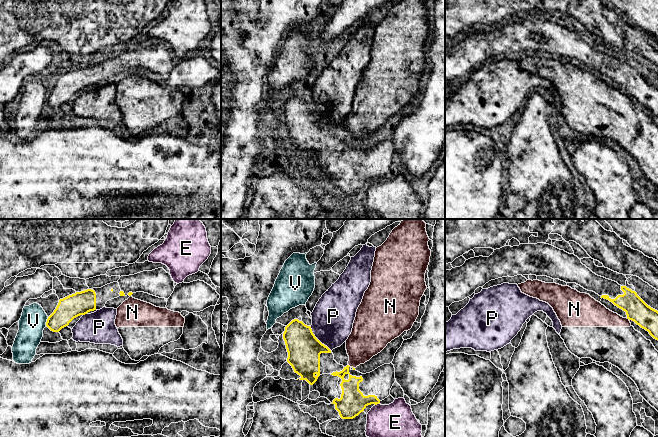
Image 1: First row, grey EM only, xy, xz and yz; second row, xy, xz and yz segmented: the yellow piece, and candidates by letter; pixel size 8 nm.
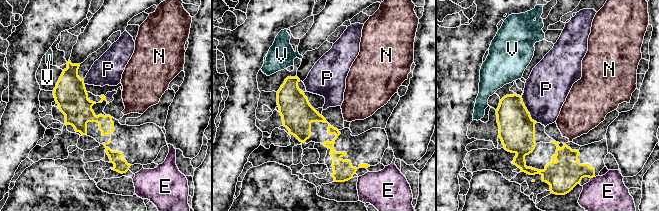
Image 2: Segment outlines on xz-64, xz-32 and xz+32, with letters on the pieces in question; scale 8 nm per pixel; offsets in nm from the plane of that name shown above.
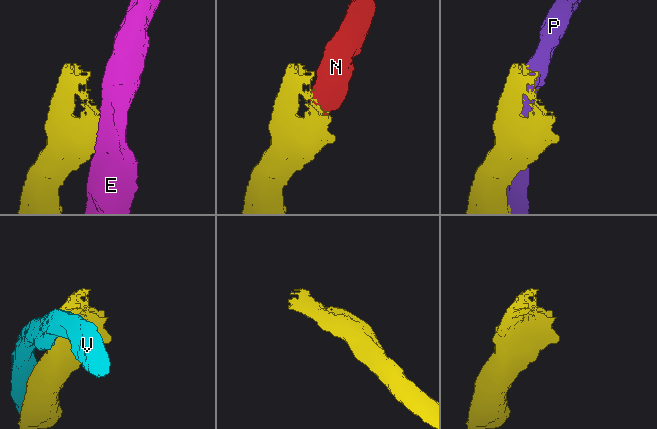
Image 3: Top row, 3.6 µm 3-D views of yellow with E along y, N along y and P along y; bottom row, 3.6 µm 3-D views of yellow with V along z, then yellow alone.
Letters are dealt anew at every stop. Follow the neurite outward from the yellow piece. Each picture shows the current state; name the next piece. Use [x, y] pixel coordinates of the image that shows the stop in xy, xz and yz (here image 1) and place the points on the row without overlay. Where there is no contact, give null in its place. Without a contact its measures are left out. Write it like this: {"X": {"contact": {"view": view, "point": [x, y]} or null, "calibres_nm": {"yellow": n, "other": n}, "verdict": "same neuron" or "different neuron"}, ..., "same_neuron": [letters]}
{"E": {"contact": {"view": "xz", "point": [376, 180]}, "calibres_nm": {"yellow": 200, "other": 340}, "verdict": "different neuron"}, "N": {"contact": {"view": "yz", "point": [628, 94]}, "calibres_nm": {"yellow": 180, "other": 190}, "verdict": "different neuron"}, "P": {"contact": {"view": "xz", "point": [317, 115]}, "calibres_nm": {"yellow": 260, "other": 340}, "verdict": "different neuron"}, "V": {"contact": {"view": "xy", "point": [47, 97]}, "calibres_nm": {"yellow": 190, "other": 200}, "verdict": "different neuron"}, "same_neuron": []}

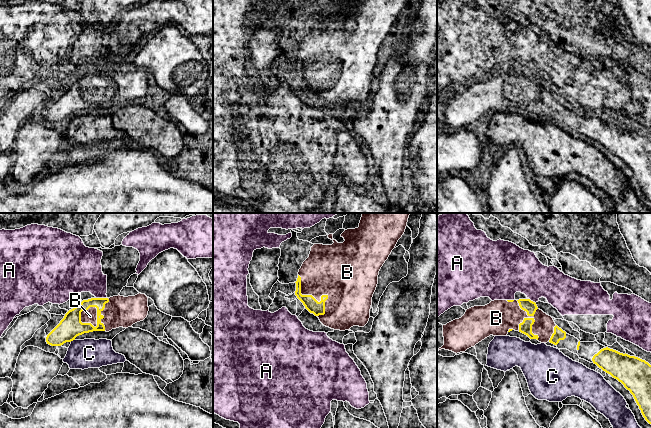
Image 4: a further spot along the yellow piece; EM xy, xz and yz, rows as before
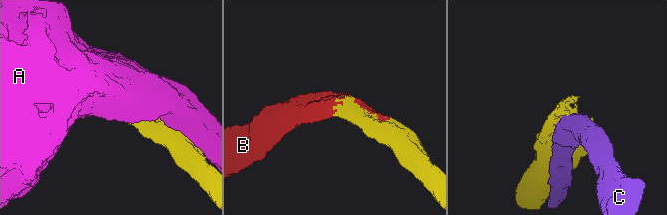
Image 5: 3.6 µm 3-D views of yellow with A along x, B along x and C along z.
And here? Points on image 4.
{"A": {"contact": {"view": "xy", "point": [101, 74]}, "calibres_nm": {"yellow": 100, "other": 300}, "verdict": "different neuron"}, "B": {"contact": {"view": "yz", "point": [533, 95]}, "calibres_nm": {"yellow": 100, "other": 240}, "verdict": "same neuron"}, "C": {"contact": {"view": "xy", "point": [72, 116]}, "calibres_nm": {"yellow": 180, "other": 240}, "verdict": "different neuron"}, "same_neuron": ["B"]}

